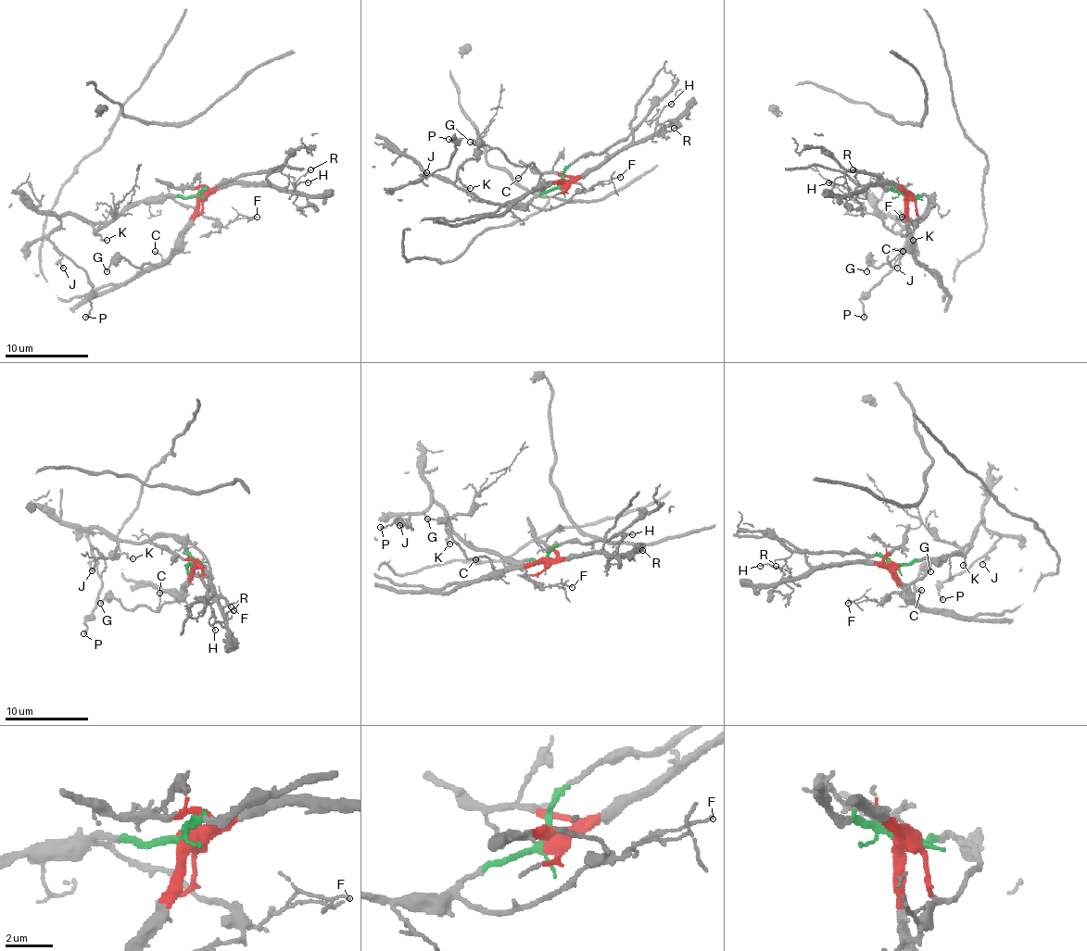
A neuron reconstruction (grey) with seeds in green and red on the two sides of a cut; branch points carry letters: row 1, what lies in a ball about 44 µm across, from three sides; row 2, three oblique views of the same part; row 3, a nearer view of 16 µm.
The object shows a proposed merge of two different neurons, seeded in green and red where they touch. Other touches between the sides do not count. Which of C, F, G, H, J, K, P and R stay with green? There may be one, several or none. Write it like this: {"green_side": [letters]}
{"green_side": ["F", "H", "J", "K", "P"]}

